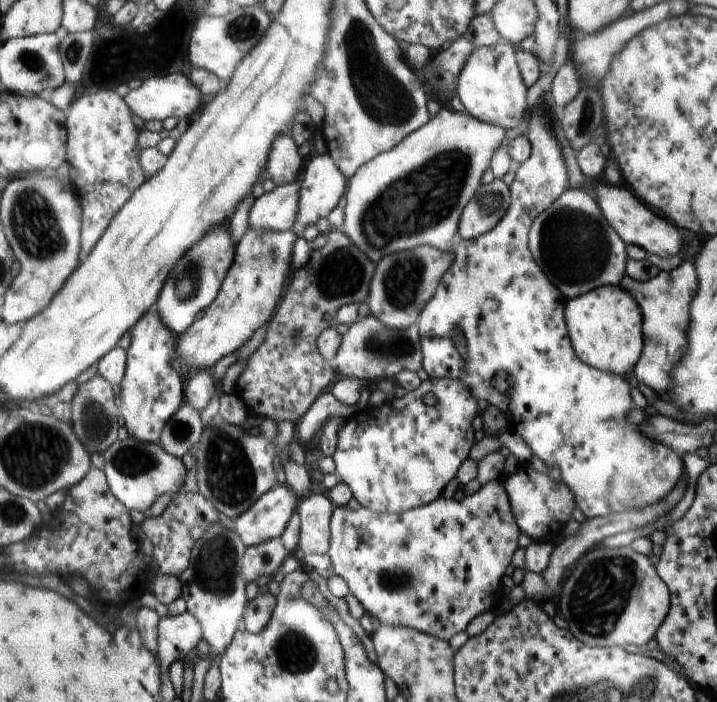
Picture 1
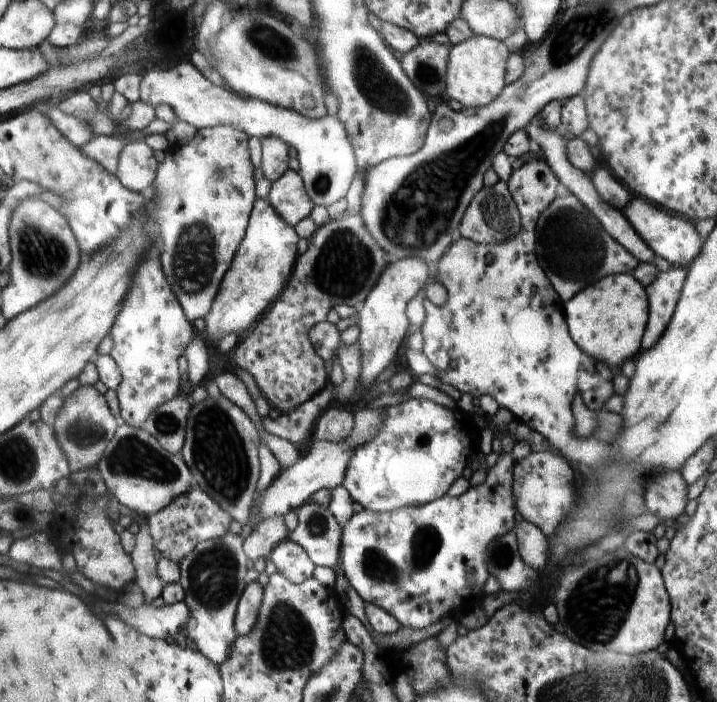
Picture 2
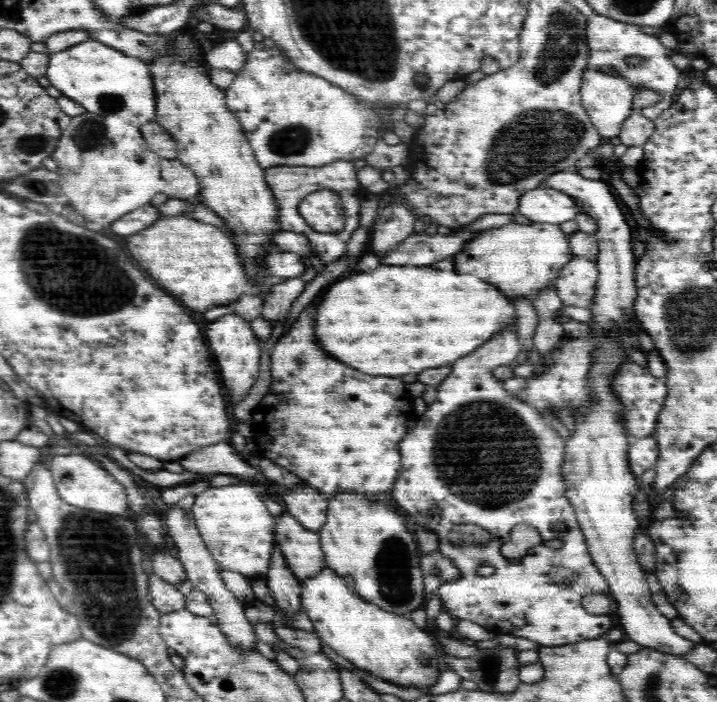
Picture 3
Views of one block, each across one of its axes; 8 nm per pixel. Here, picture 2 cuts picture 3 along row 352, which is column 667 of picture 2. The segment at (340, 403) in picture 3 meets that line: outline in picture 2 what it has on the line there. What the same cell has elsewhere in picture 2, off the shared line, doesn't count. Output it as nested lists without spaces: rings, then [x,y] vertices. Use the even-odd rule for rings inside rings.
[[[669,268],[667,272],[659,272],[657,278],[647,286],[647,298],[651,298],[651,322],[647,322],[647,334],[643,334],[643,350],[651,348],[667,326],[683,280],[683,268]]]

